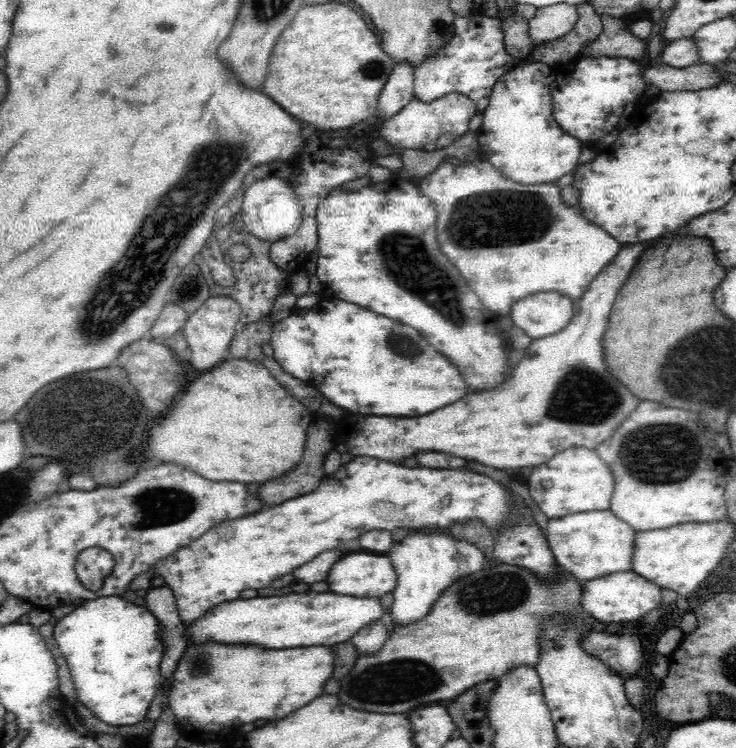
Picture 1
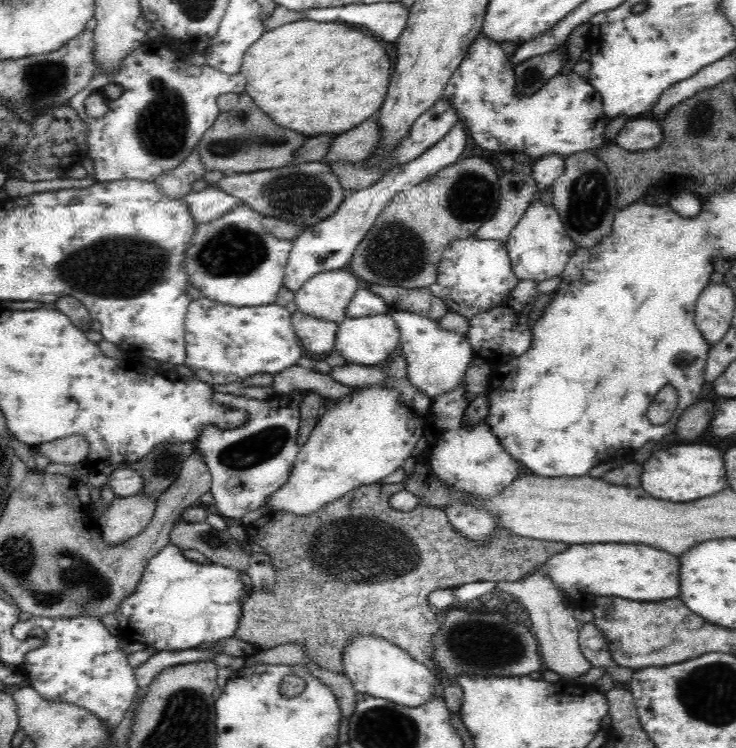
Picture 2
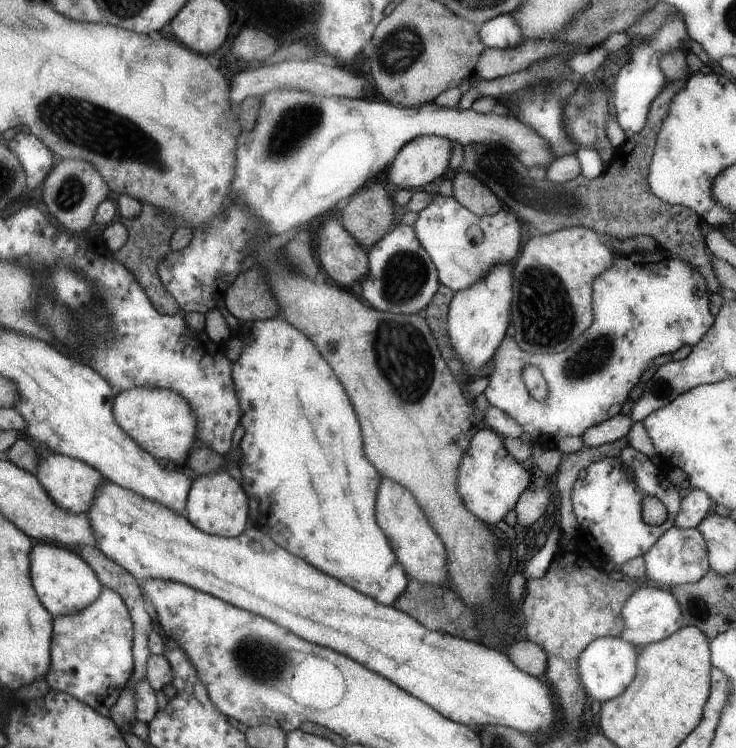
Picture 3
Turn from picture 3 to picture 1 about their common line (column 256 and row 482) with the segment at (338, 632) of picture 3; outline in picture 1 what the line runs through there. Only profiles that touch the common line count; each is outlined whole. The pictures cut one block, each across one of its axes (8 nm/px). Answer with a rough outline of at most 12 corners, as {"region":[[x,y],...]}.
{"region":[[570,448],[526,482],[550,520],[610,510],[616,484],[596,450]]}

